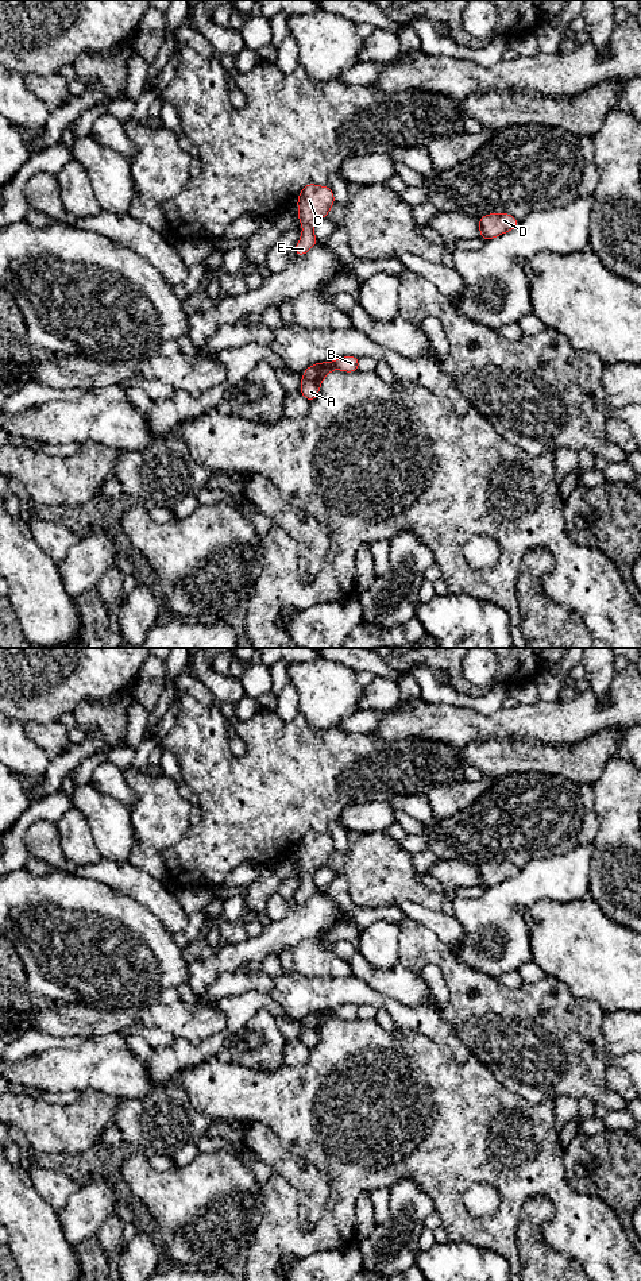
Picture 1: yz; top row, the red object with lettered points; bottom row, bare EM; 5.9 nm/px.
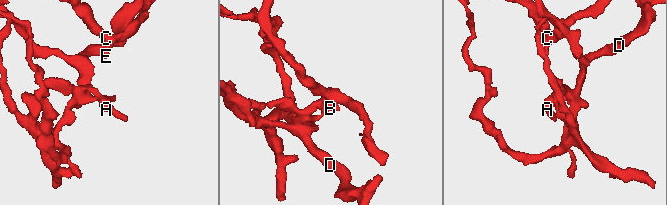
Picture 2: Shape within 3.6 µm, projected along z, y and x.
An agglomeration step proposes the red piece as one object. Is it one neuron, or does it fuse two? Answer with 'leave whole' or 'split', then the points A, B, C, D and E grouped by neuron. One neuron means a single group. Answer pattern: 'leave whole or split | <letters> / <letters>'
leave whole | A B C D E

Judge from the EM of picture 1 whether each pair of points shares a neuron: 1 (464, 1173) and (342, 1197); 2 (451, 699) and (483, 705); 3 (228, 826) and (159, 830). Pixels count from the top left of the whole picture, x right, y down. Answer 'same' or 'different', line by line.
1: same
2: same
3: different

